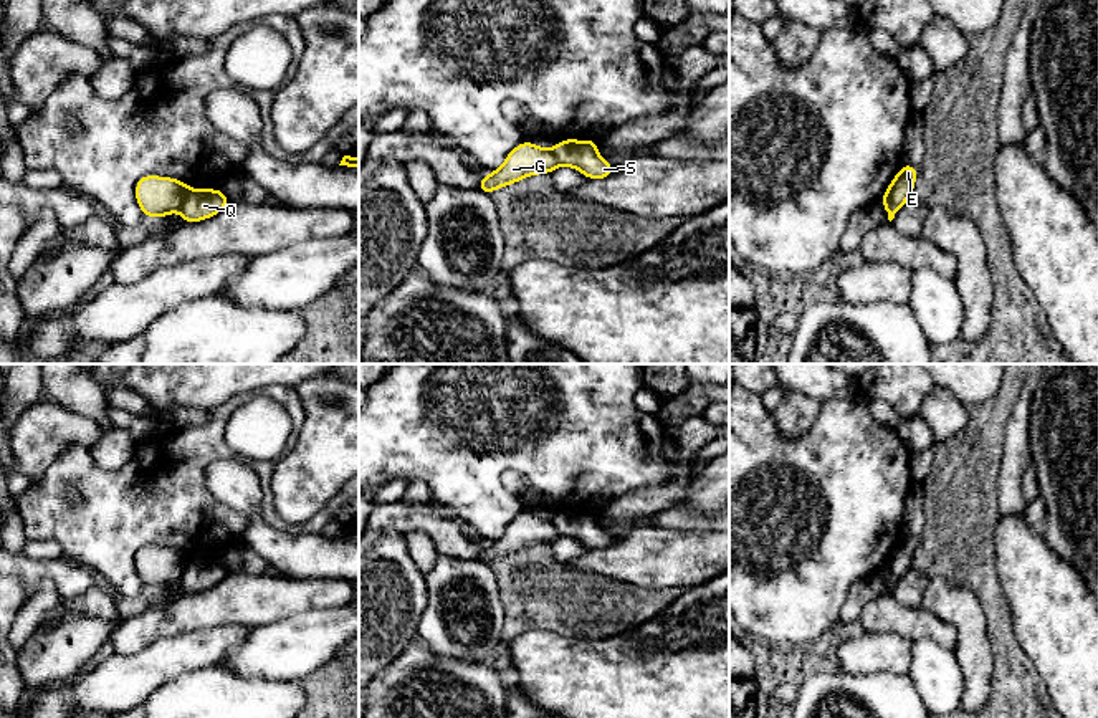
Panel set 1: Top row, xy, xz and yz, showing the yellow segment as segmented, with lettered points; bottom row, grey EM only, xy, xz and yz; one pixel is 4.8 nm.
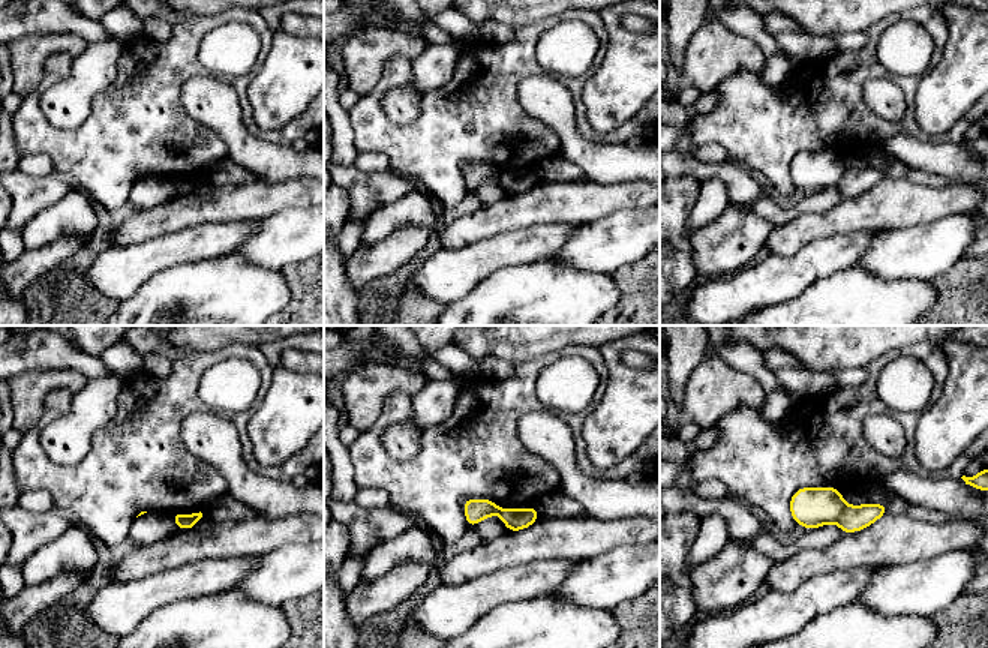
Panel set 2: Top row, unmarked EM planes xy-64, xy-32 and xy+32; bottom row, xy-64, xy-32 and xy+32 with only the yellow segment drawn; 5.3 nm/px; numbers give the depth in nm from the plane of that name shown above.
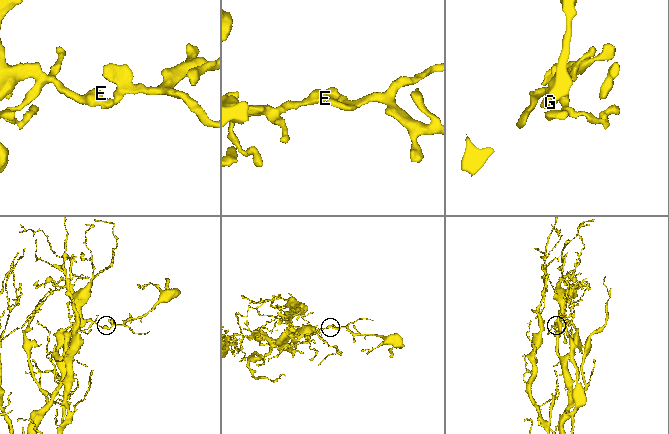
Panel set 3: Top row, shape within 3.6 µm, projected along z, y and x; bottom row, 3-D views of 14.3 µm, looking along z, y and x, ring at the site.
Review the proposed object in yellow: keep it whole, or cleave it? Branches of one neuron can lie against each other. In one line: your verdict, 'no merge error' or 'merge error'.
merge error

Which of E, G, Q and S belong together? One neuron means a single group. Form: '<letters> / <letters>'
E G / Q S

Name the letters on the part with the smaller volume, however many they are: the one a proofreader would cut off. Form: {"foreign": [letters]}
{"foreign": ["Q", "S"]}

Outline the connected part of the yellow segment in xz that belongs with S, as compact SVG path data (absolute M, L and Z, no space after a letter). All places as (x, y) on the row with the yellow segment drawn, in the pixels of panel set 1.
M592 139L561 141L552 147L552 154L561 165L574 167L587 179L605 179L615 172L615 167L600 157L597 144Z

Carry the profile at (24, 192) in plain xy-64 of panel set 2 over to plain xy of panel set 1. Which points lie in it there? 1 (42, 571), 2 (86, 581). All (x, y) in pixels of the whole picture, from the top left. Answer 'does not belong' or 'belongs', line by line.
1: belongs
2: belongs

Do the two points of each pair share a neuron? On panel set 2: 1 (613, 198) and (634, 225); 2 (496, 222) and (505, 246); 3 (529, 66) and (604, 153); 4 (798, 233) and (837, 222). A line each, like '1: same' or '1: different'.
1: different
2: different
3: different
4: same

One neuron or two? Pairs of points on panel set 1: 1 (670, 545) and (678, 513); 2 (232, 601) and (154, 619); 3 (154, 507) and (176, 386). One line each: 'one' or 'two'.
1: two
2: one
3: two

